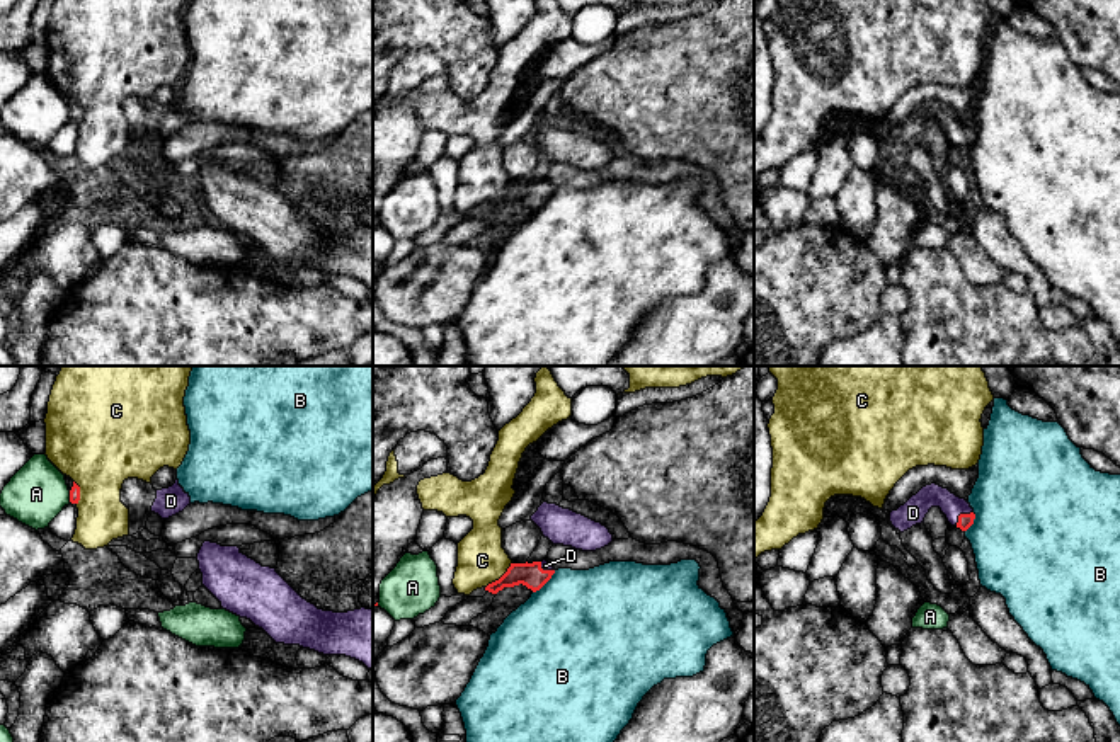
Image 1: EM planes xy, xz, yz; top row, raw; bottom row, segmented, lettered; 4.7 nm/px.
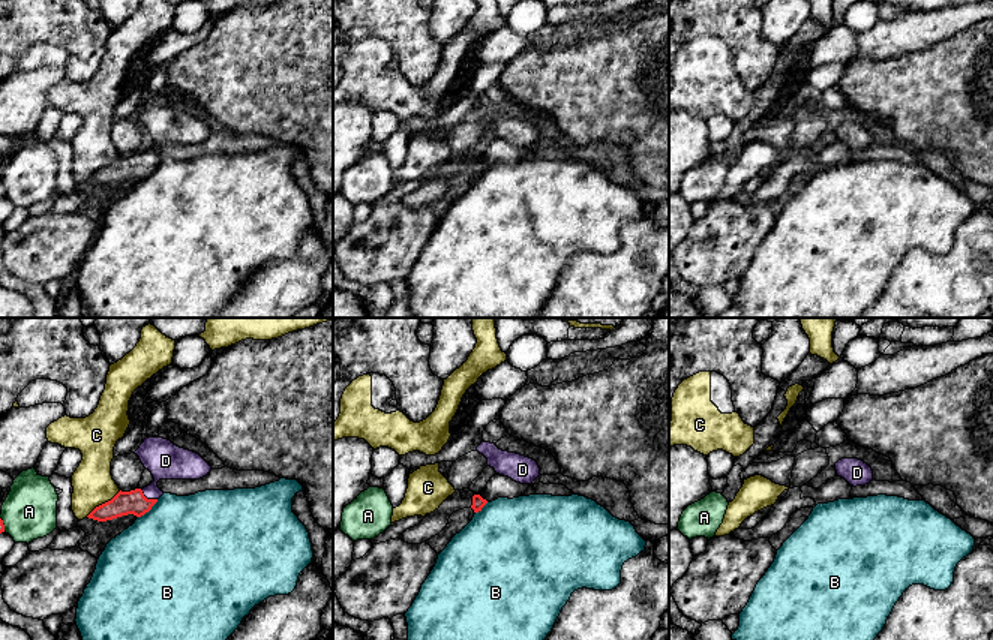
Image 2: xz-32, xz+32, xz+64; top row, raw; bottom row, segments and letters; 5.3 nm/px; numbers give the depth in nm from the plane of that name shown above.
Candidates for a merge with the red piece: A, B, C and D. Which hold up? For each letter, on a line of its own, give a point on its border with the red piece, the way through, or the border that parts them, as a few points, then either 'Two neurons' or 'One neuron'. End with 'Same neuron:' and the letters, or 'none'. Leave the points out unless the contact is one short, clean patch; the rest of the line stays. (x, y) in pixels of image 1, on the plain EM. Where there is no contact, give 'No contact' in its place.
A: Touches red at xy (70, 114). Two neurons
B: Touches red at xz (545, 201). Two neurons
C: Touches red at xz (501, 196). Two neurons
D: Touches red at yz (960, 133). Path across: yz (965, 140), (960, 133), (947, 119), (913, 131). One neuron
Same neuron: D

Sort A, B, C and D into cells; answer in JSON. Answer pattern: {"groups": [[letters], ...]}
{"groups": [["A"], ["B"], ["C"], ["D"]]}

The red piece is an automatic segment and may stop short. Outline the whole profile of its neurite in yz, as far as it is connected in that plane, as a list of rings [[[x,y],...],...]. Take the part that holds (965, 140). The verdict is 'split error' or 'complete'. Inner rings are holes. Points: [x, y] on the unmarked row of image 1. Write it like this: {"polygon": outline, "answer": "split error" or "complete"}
{"polygon": [[[936,102],[923,106],[904,124],[890,131],[890,141],[900,151],[924,141],[931,126],[940,126],[951,145],[967,150],[975,138],[974,128],[965,117]]], "answer": "split error"}

